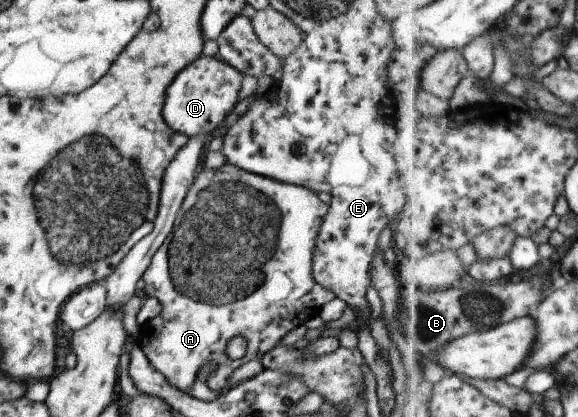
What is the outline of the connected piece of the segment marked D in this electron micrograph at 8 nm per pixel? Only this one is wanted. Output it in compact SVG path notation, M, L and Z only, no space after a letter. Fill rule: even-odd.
M201 55L180 71L168 85L164 107L162 107L162 117L166 125L188 137L202 134L210 138L219 122L240 101L238 97L243 76L243 72L238 72L236 68L224 61L220 62L215 57Z

